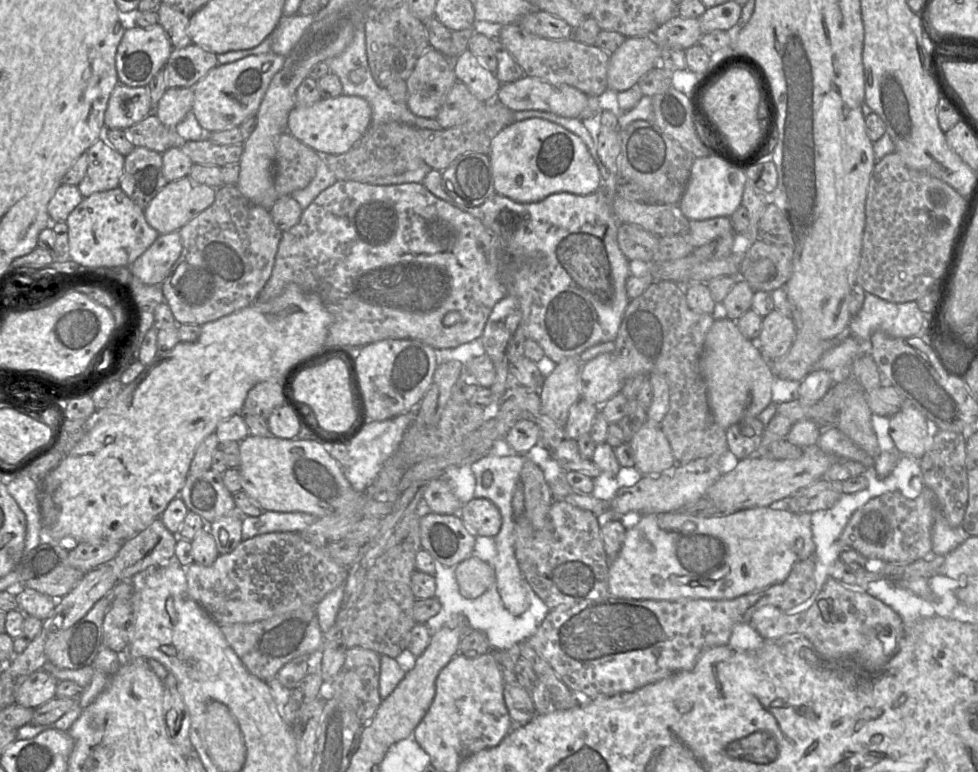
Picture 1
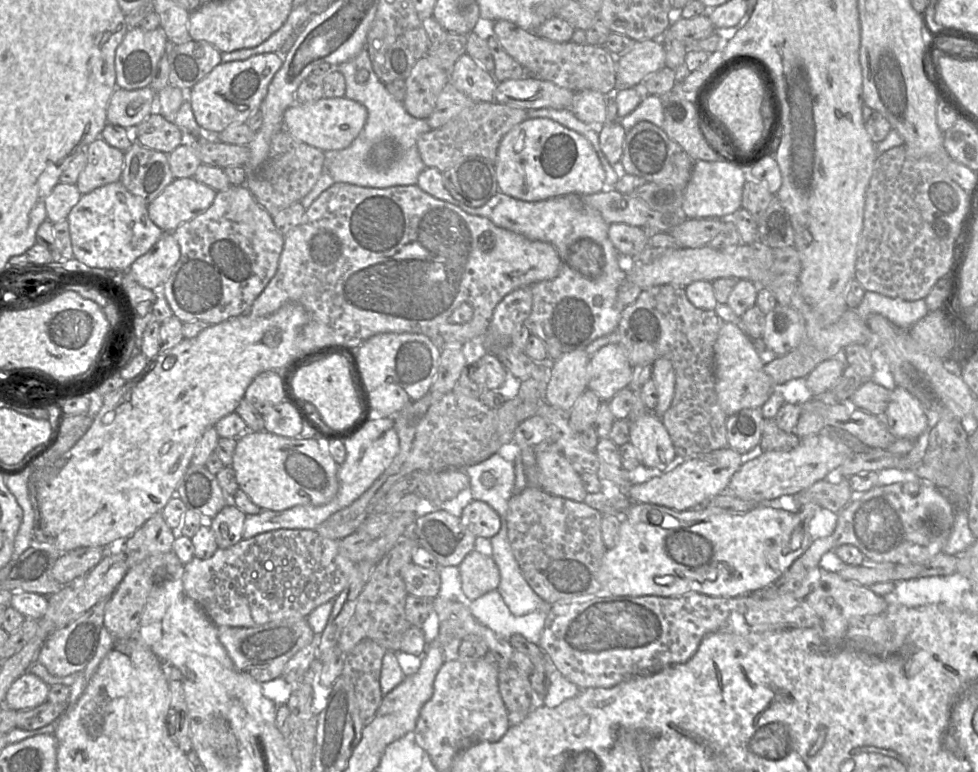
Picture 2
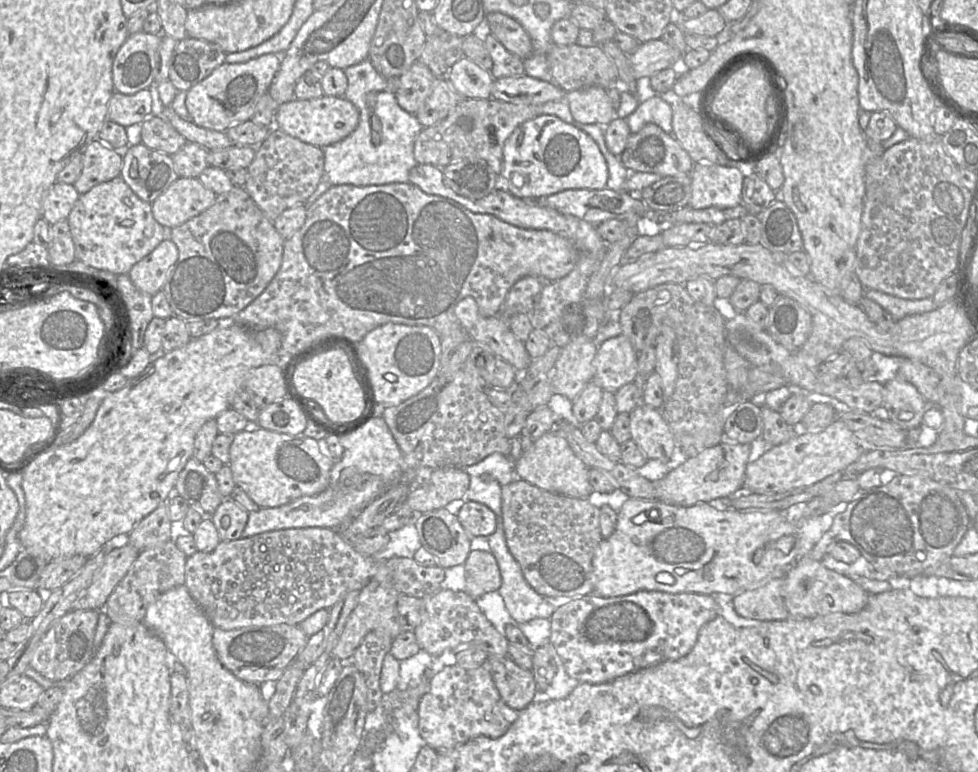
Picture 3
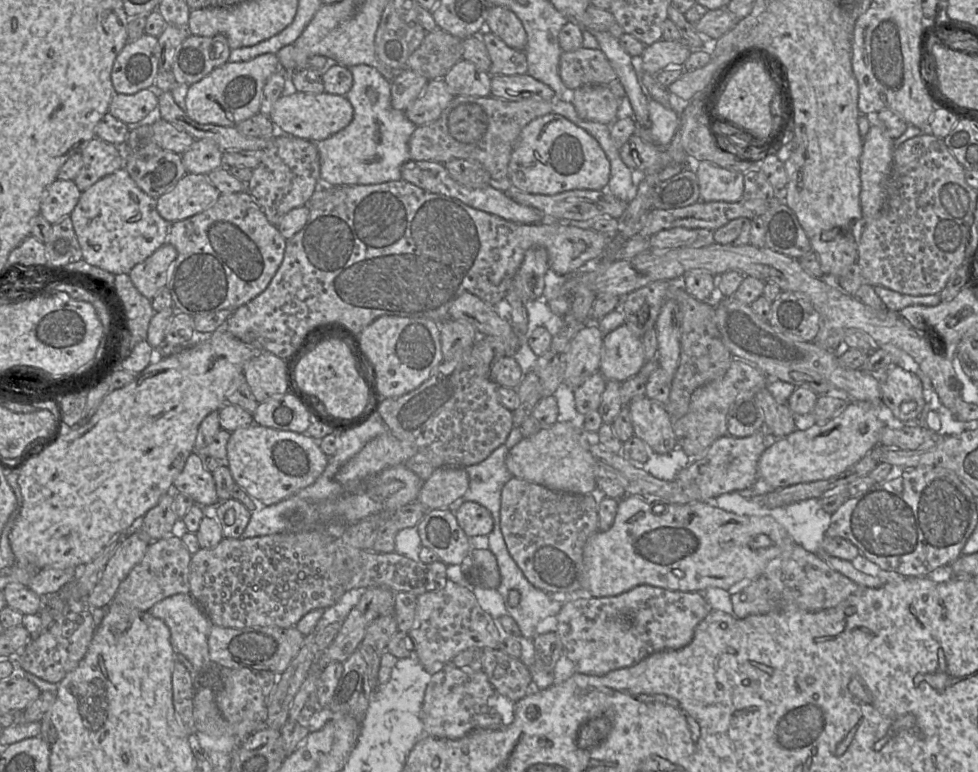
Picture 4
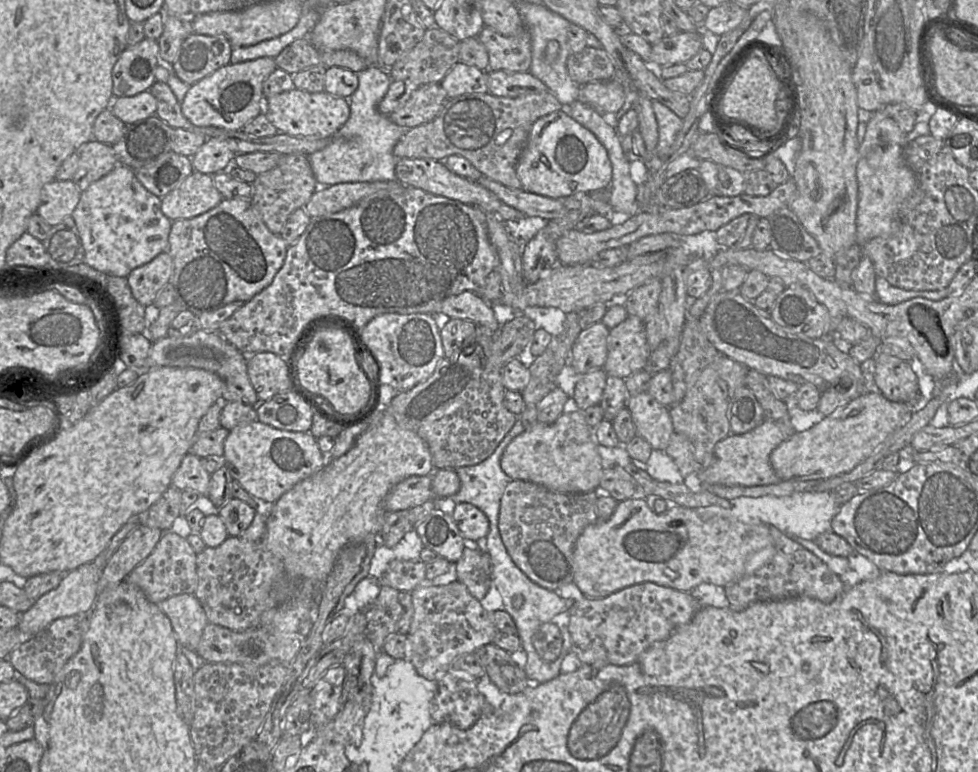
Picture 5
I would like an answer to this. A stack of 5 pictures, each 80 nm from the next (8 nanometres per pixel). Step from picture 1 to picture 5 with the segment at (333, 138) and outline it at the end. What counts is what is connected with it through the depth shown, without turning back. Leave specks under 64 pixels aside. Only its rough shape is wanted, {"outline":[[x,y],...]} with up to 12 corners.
{"outline":[[296,88],[267,98],[279,132],[331,137],[350,115],[346,98]]}

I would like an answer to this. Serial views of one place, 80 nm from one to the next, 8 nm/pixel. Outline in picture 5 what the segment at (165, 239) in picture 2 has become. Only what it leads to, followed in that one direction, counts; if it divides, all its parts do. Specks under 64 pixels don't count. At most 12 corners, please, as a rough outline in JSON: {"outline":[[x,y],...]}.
{"outline":[[163,252],[133,269],[127,281],[133,297],[153,305],[173,274]]}

